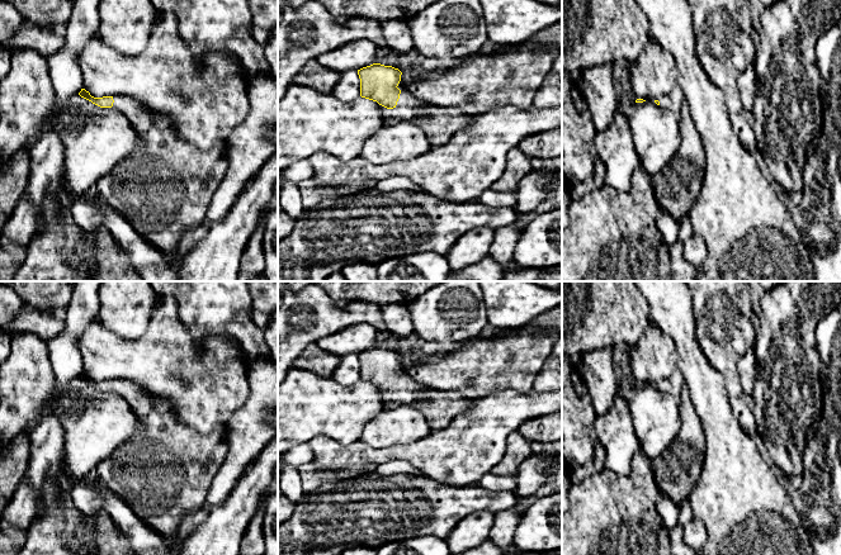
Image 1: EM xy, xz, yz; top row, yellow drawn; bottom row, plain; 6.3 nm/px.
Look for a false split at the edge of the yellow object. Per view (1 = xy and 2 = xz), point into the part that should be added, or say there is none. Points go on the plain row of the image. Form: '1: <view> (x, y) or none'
1: xy (164, 472)
2: xz (439, 408)

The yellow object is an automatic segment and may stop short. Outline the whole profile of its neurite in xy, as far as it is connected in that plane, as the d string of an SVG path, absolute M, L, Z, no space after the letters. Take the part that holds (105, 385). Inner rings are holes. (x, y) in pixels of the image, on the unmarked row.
M81 373L79 379L100 392L114 390L126 399L132 412L141 422L140 431L132 435L132 437L121 445L108 459L96 465L94 474L99 483L126 502L143 523L155 530L164 539L175 539L185 516L205 506L212 480L227 456L226 428L217 430L208 435L200 435L194 428L183 424L175 417L170 400L157 398L128 380L94 381L85 373Z

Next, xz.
M373 347L358 354L360 380L377 385L387 394L384 408L408 405L419 409L433 431L445 428L450 421L466 412L471 399L459 392L443 392L425 388L411 378L400 374L402 356L392 350Z

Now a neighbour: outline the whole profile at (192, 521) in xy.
M207 506L197 509L194 513L186 514L180 523L178 535L183 539L186 539L193 533L194 530L197 530L198 526L203 523L204 520L207 520L208 514L209 509Z

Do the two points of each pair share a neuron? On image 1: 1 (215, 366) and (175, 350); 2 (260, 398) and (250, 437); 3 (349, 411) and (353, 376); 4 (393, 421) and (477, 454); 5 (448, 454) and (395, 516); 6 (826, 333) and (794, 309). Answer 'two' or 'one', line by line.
1: one
2: one
3: two
4: two
5: two
6: two

